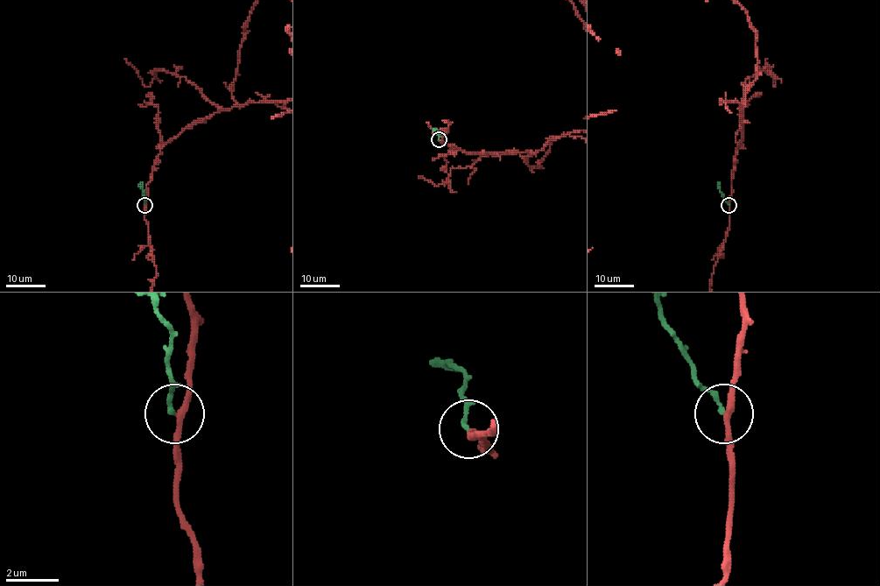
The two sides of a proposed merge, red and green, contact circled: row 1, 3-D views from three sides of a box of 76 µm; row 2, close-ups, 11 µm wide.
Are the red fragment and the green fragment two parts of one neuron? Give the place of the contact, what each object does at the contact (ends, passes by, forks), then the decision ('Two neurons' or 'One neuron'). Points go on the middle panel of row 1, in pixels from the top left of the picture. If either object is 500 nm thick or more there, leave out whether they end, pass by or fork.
Place: (439, 139). At the ring red passes by. At the ring green ends. One neuron

